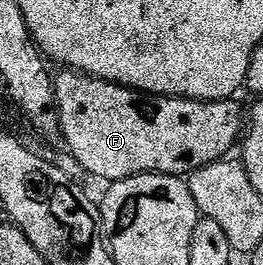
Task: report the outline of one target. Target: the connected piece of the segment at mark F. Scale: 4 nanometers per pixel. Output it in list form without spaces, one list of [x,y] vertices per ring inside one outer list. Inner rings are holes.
[[[65,68],[57,72],[54,77],[56,83],[56,114],[60,117],[59,136],[64,137],[72,157],[92,177],[101,177],[104,183],[121,181],[127,177],[137,177],[143,173],[165,173],[171,177],[187,178],[189,174],[198,171],[199,168],[214,164],[216,161],[225,160],[232,148],[237,148],[242,134],[246,129],[246,109],[239,105],[239,100],[226,101],[195,101],[189,97],[158,97],[154,93],[140,93],[136,89],[127,89],[124,85],[116,85],[112,81],[99,81],[96,77],[89,77],[87,73],[81,73],[75,69]]]

